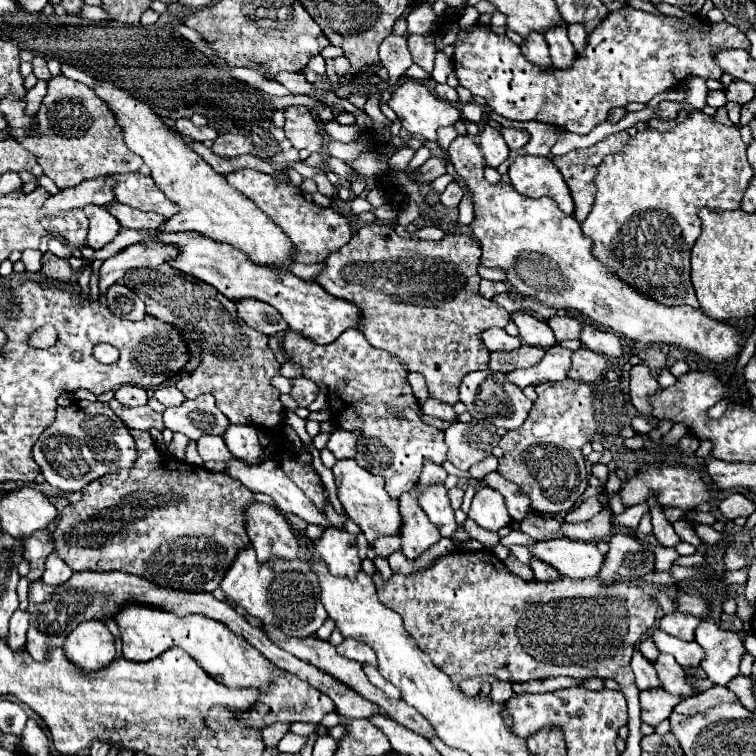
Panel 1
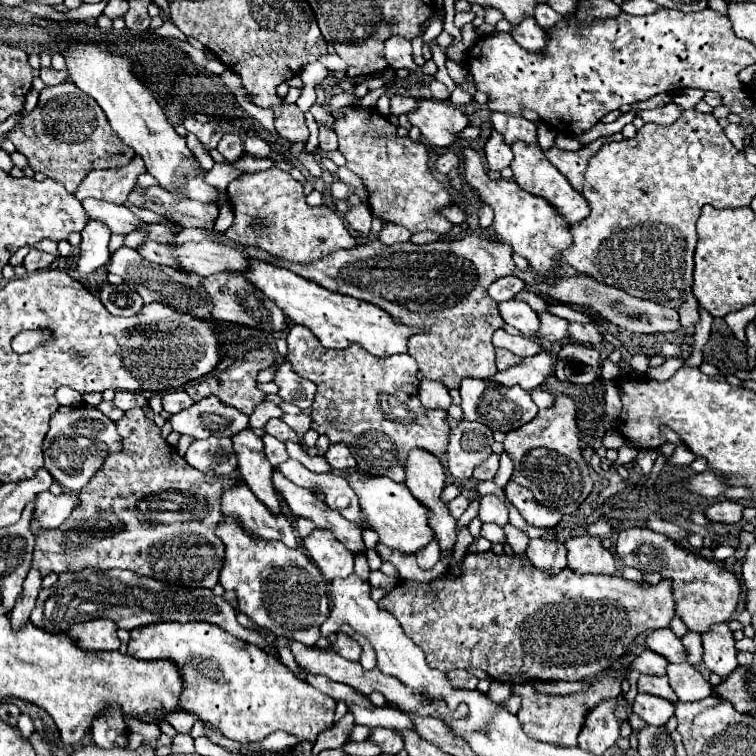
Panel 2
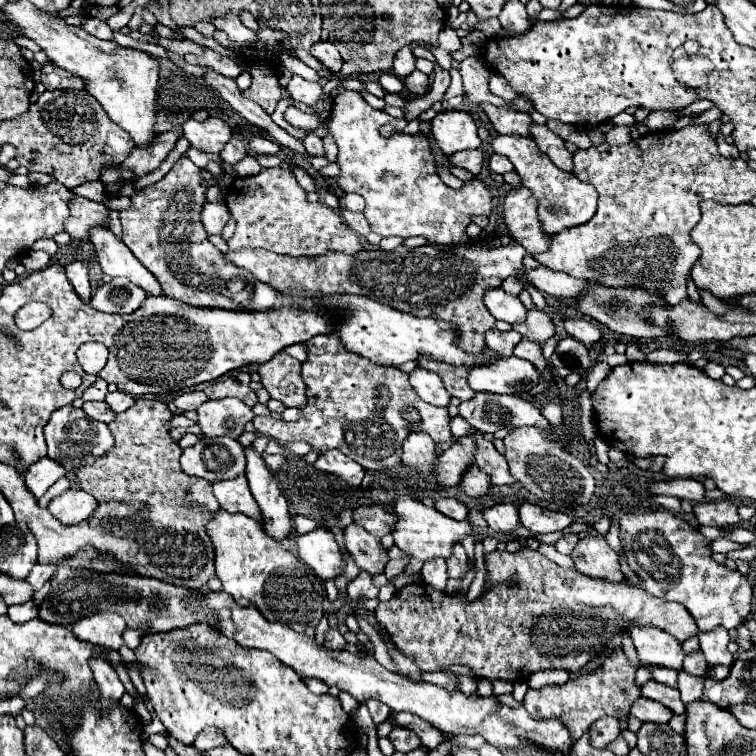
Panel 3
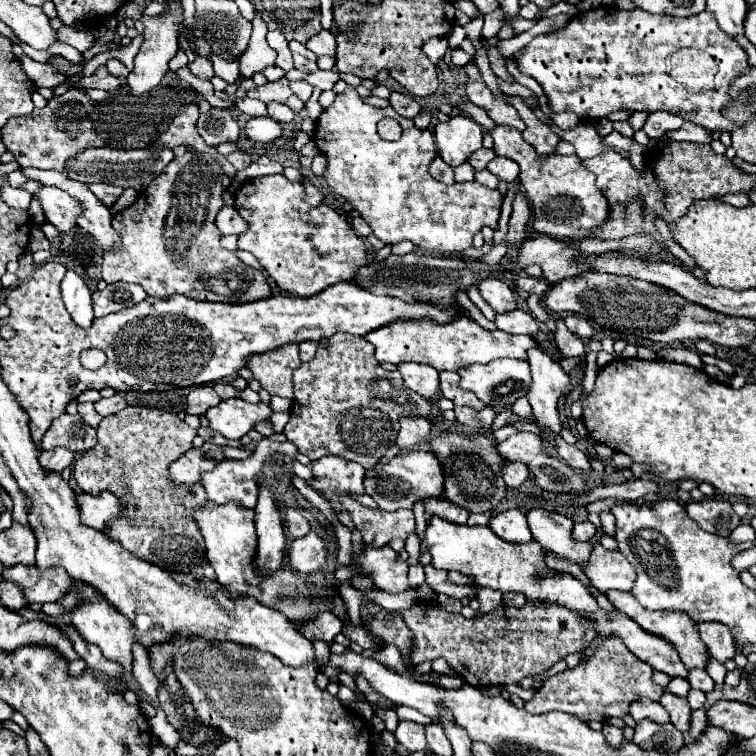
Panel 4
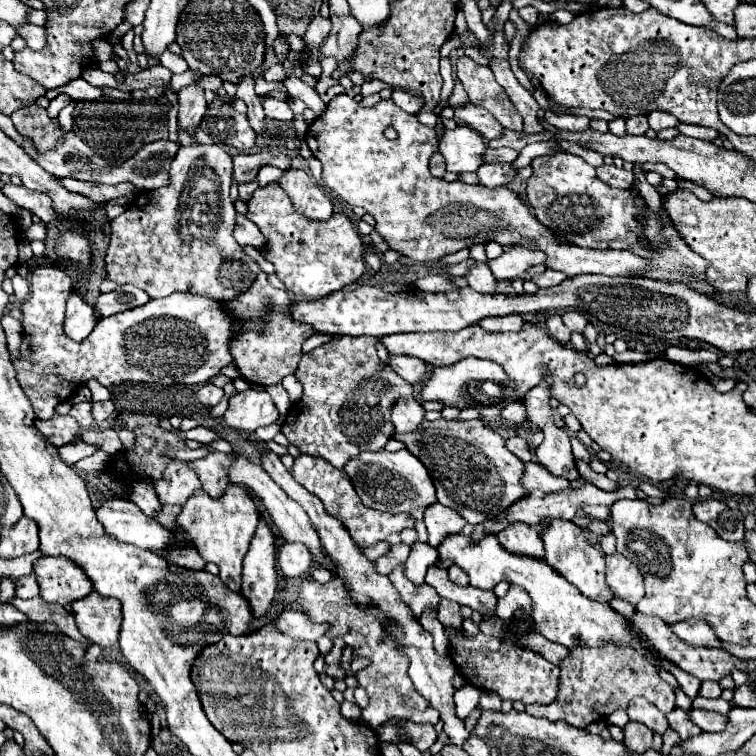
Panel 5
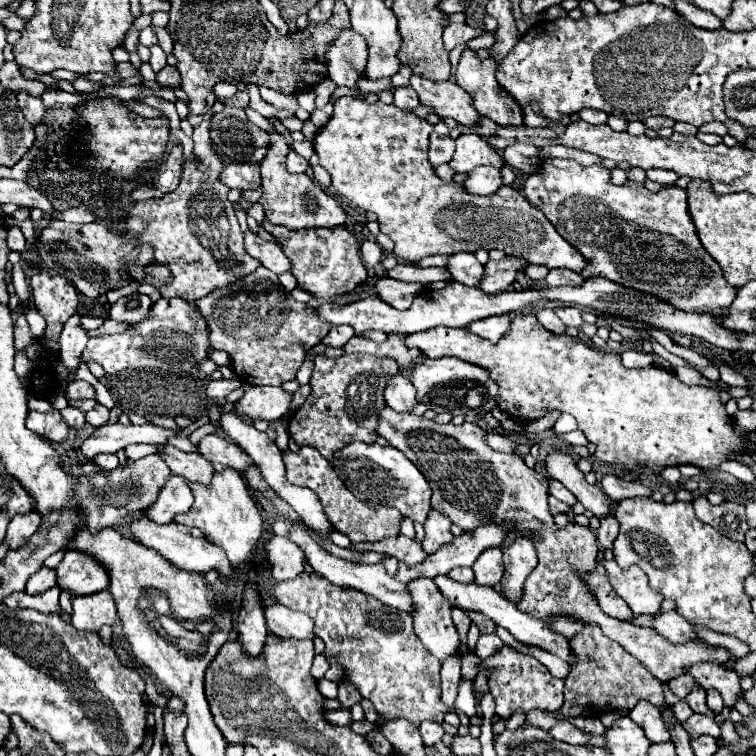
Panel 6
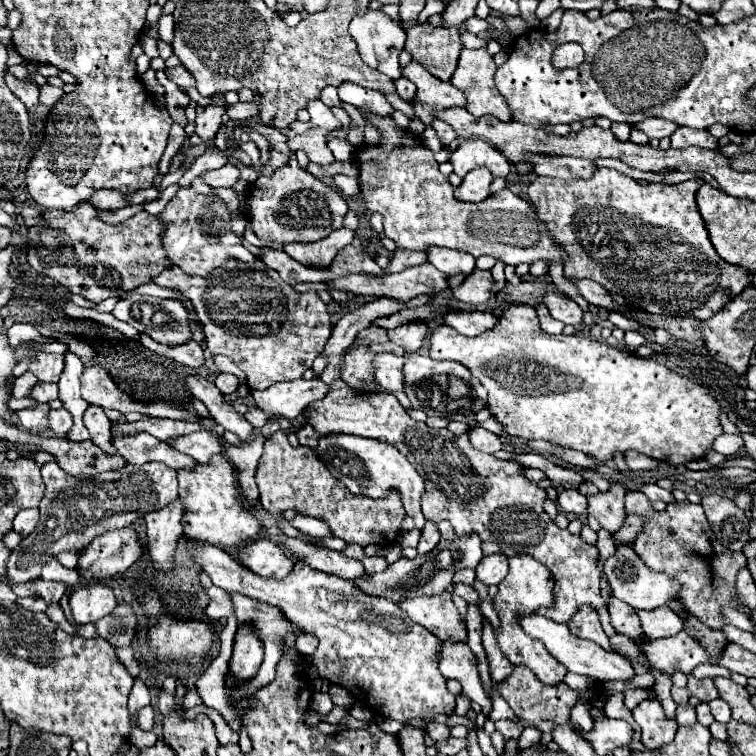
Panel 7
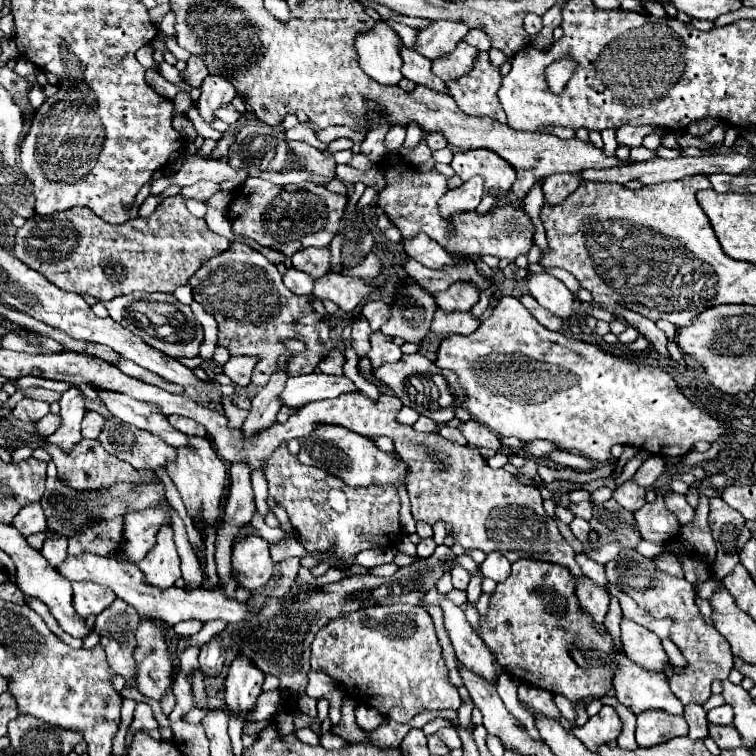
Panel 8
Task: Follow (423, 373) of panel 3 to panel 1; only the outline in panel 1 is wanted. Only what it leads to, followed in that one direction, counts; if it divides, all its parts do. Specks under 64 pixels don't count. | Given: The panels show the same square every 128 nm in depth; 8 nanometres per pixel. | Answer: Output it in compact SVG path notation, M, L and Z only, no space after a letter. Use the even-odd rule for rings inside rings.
M428 398L422 406L422 412L428 414L428 416L438 416L438 418L444 418L444 420L456 420L456 412L452 406L448 406L446 402L442 400L436 400L436 398Z

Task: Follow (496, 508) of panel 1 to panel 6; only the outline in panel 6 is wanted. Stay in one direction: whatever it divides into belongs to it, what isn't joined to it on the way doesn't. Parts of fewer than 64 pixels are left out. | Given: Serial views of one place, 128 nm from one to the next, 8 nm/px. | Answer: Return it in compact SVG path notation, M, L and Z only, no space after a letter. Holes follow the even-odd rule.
M518 536L510 548L504 550L504 578L502 578L502 592L504 598L510 602L518 602L522 598L524 582L528 574L536 568L536 548L532 546L532 540L526 536Z

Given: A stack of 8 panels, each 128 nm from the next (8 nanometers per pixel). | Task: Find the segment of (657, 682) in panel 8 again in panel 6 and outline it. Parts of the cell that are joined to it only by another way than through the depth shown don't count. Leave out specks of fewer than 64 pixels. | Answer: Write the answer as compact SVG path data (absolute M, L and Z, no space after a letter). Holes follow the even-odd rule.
M448 576L436 578L436 586L440 588L440 592L442 592L448 600L454 600L454 602L456 602L460 608L464 608L464 610L482 612L484 616L488 616L490 620L494 620L498 626L506 628L516 640L520 640L520 642L524 642L524 644L538 646L538 648L542 648L542 650L546 650L546 652L552 652L552 654L556 654L558 658L562 658L564 662L568 662L568 664L576 664L576 656L574 656L572 650L570 650L570 640L568 640L564 634L552 630L546 618L532 618L532 616L520 612L514 602L508 602L508 600L506 600L502 594L498 594L494 588L480 586L480 584L474 584L474 582L472 582L472 584L454 582L454 580L448 578Z

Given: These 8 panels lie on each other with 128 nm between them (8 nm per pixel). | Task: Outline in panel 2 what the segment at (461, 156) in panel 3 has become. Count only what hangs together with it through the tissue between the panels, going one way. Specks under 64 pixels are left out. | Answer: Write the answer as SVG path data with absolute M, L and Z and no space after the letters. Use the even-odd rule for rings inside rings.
M446 152L446 154L442 154L442 156L438 158L436 170L438 170L440 174L448 174L450 170L458 168L458 164L460 164L460 156L454 154L454 152Z

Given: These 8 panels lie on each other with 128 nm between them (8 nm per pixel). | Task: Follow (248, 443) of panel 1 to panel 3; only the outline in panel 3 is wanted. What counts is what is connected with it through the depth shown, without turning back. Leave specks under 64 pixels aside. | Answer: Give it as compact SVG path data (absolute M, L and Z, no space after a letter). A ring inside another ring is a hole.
M252 446L246 448L244 452L246 452L246 478L262 512L262 528L270 538L282 542L292 530L288 502L282 496L278 484L274 482L272 472L266 468L260 454L256 454Z

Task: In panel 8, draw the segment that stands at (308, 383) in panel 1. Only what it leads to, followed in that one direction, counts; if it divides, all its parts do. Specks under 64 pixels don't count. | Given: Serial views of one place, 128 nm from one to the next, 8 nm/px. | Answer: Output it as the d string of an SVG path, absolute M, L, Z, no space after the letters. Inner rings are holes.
M232 242L230 248L208 260L190 282L194 300L200 302L206 312L214 314L218 322L218 346L230 350L232 356L260 354L260 366L252 372L252 386L262 388L268 384L272 370L276 370L276 358L280 350L286 350L286 338L298 338L306 344L306 352L294 354L288 376L312 374L320 362L320 354L332 350L328 312L316 296L296 296L284 282L276 266L272 266L260 252L246 244Z

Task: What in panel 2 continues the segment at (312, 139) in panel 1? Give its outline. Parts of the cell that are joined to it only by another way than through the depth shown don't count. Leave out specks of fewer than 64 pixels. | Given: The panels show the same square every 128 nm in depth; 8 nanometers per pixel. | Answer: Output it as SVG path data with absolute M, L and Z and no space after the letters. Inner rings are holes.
M282 104L282 110L276 116L276 132L292 142L308 140L308 126L304 120L304 112L296 104Z

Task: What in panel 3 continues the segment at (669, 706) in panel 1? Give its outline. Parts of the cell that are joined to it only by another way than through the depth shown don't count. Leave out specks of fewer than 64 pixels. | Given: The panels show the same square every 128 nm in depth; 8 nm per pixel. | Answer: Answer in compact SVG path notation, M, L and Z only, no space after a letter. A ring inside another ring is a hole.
M638 698L632 704L630 714L636 716L640 722L654 722L654 724L666 724L672 718L672 712L666 706L650 698Z

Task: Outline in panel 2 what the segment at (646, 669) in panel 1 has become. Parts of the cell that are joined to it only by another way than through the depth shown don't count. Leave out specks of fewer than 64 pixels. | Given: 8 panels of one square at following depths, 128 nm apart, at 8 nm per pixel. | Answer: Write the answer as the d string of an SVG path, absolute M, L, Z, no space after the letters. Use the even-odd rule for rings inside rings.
M640 676L638 678L638 692L644 692L644 694L652 694L654 696L660 696L660 698L666 698L670 702L678 702L678 696L674 694L674 690L670 688L668 684L668 678L666 676Z

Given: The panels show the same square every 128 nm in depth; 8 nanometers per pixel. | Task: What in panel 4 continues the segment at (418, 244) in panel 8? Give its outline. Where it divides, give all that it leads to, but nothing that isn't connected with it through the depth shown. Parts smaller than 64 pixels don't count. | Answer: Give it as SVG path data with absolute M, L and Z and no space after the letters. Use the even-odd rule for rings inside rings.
M482 278L478 282L478 290L480 296L494 308L496 314L506 314L508 310L516 308L516 300L514 300L514 292L508 284L504 284L498 278Z

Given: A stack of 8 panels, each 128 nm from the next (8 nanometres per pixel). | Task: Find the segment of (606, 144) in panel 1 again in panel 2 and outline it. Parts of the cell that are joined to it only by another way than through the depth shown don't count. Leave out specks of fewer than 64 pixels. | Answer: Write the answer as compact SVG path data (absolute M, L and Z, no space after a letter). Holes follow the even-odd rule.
M612 134L612 136L606 136L606 138L598 138L594 140L592 144L584 146L582 150L578 152L566 152L566 150L560 150L556 144L546 150L546 158L568 178L568 182L580 192L582 190L582 184L584 184L584 170L586 170L586 164L588 164L588 158L592 158L592 154L596 154L600 150L602 144L606 142L612 142L612 140L622 140L624 136L622 134Z

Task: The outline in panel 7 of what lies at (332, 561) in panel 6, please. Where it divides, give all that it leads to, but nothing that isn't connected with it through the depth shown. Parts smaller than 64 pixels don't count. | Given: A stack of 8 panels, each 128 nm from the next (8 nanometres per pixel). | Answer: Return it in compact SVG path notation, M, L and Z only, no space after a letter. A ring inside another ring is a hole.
M442 592L436 596L408 598L400 602L400 606L402 610L408 612L408 616L414 622L428 628L442 642L466 642L468 640L466 622L460 616L448 592Z

